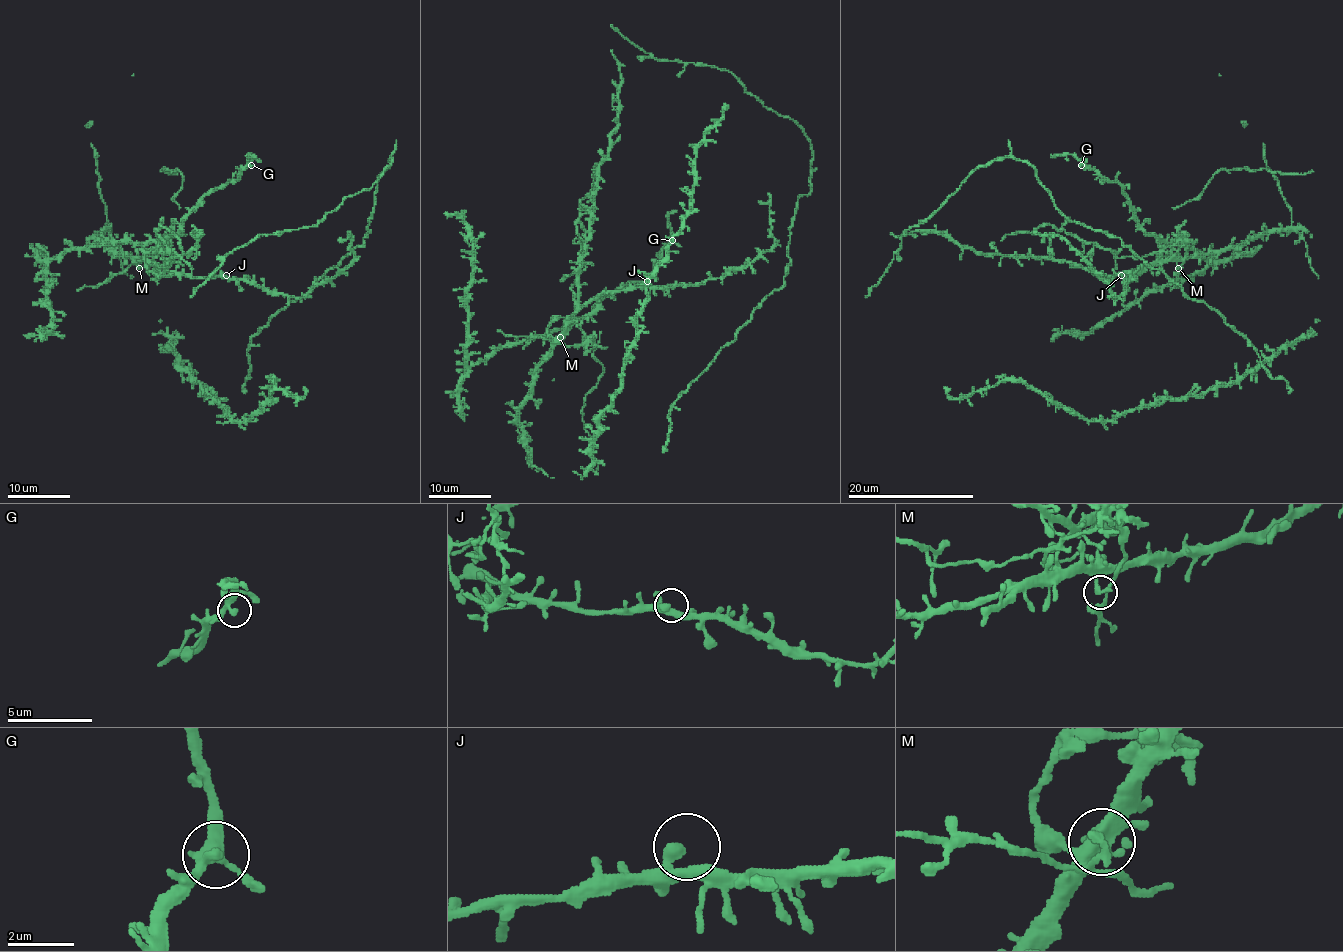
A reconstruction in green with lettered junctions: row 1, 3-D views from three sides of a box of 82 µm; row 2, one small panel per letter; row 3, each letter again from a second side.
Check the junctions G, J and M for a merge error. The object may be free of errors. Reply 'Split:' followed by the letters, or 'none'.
Split: M

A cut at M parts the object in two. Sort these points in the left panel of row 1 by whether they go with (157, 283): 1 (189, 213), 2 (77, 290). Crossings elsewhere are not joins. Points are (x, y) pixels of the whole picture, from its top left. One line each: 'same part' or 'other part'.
1: same part
2: other part

